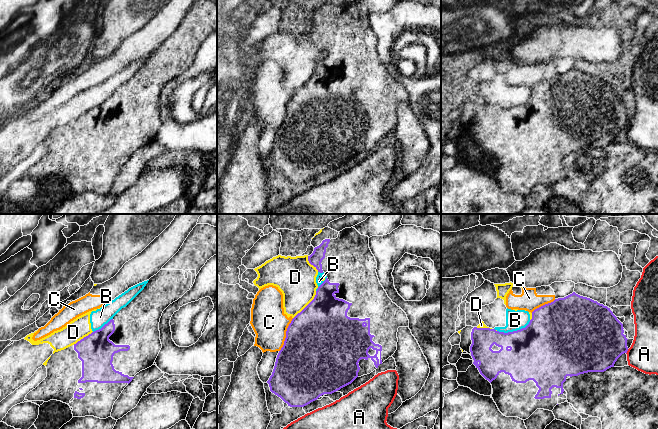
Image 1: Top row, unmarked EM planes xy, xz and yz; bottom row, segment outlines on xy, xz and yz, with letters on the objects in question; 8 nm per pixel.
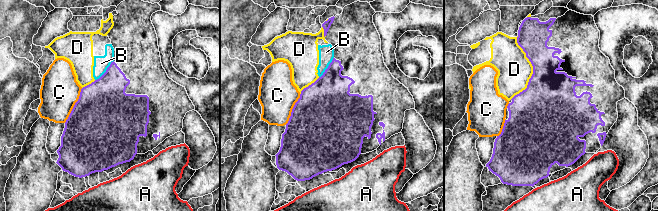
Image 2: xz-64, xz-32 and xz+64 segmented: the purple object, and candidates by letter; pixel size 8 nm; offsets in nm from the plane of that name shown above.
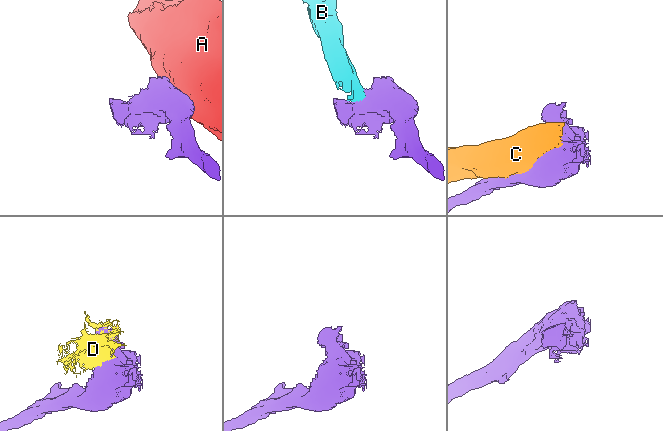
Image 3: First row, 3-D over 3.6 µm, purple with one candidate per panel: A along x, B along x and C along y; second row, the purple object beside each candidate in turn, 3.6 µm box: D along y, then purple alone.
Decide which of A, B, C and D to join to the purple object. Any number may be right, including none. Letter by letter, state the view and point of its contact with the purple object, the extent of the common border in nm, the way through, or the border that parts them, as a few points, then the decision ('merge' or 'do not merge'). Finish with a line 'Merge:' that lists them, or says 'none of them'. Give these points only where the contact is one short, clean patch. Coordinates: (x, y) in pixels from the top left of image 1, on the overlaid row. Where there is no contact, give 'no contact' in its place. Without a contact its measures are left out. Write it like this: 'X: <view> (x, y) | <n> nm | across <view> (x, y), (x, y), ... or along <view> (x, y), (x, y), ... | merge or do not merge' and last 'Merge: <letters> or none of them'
A: yz (627, 350) | 40 nm | along yz (628, 349), (626, 353) | do not merge
B: yz (514, 331) | 280 nm | along yz (530, 320), (524, 327), (519, 329), (507, 332), (497, 331) | do not merge
C: xz (286, 335) | 300 nm | do not merge
D: xz (307, 305) | 300 nm | do not merge
Merge: none of them

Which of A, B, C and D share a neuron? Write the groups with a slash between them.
A / B D / C

